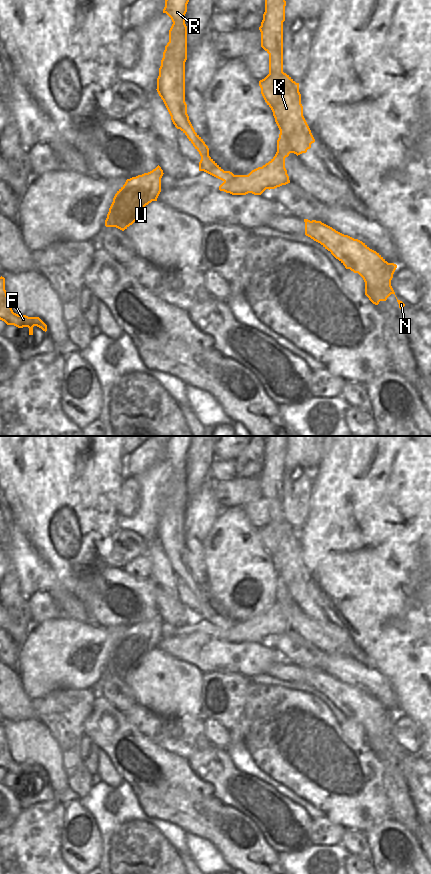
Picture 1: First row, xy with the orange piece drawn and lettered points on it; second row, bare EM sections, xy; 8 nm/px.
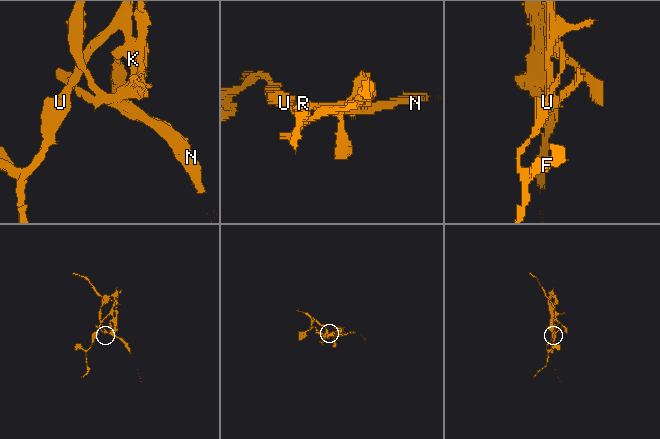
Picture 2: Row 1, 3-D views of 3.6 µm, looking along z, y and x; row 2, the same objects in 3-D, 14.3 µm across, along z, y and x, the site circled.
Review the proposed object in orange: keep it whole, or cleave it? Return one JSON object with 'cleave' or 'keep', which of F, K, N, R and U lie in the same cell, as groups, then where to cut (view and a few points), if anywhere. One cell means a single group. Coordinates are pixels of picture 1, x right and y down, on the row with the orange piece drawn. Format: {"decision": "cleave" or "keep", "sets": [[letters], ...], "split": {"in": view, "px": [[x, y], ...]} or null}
{"decision": "cleave", "sets": [["F", "K", "U"], ["N", "R"]], "split": {"in": "xy", "px": [[235, 175], [224, 182]]}}

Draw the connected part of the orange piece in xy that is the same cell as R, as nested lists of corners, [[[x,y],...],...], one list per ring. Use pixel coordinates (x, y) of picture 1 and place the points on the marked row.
[[[165,0],[163,13],[166,13],[173,24],[169,30],[169,42],[165,46],[159,76],[157,78],[157,92],[163,100],[173,124],[180,129],[199,152],[201,160],[199,171],[204,171],[222,181],[230,181],[235,175],[230,171],[224,171],[210,156],[209,148],[203,139],[195,132],[187,114],[187,104],[185,102],[185,62],[187,60],[187,26],[185,24],[185,14],[189,0]]]

